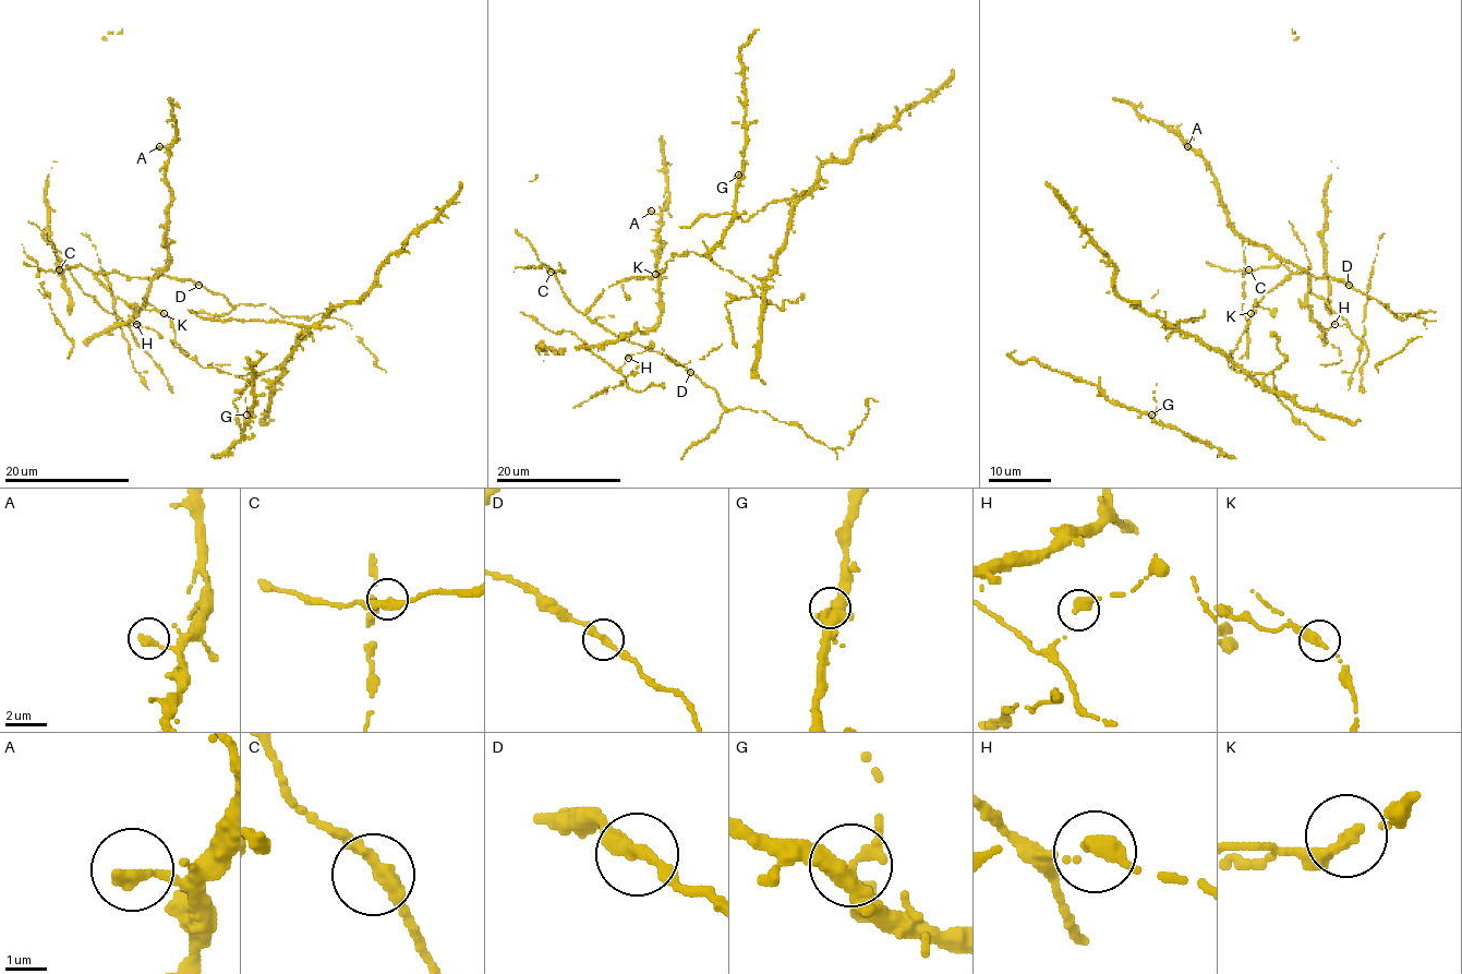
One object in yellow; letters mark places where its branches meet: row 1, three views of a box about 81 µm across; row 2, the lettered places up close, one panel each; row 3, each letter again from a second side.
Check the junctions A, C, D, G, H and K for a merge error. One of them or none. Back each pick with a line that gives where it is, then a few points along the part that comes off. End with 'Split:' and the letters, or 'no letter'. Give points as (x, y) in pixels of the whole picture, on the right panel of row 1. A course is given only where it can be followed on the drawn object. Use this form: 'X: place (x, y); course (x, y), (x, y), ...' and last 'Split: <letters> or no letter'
Split: no letter

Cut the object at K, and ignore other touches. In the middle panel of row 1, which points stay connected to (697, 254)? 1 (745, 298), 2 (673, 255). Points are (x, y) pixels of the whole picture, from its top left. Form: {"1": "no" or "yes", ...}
{"1": "yes", "2": "yes"}

